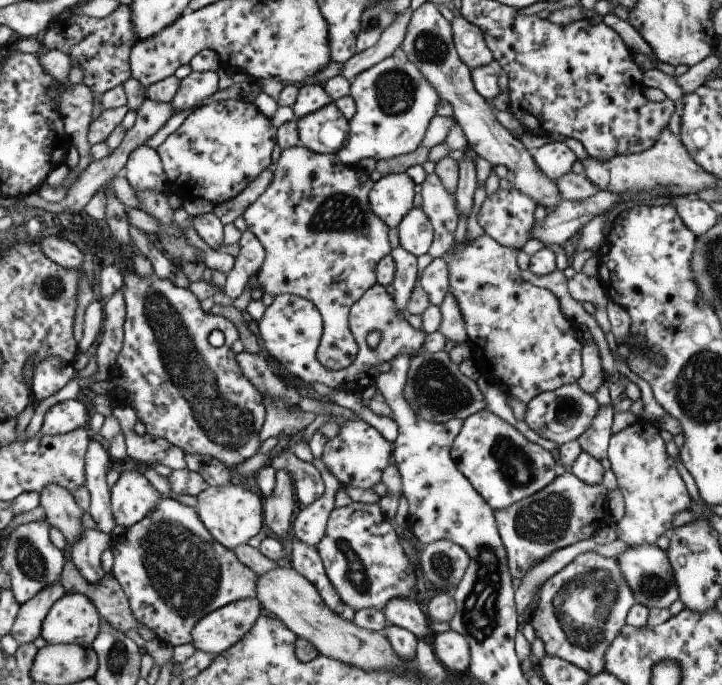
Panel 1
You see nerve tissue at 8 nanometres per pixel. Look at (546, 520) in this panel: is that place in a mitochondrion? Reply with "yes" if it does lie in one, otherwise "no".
yes

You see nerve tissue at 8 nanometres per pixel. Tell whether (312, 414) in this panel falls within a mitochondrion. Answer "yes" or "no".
no

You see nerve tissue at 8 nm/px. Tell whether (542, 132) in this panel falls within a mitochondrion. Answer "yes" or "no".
no

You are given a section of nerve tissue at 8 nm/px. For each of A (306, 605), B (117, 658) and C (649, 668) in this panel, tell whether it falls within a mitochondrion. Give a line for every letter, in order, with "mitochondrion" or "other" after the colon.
A: other
B: mitochondrion
C: other

